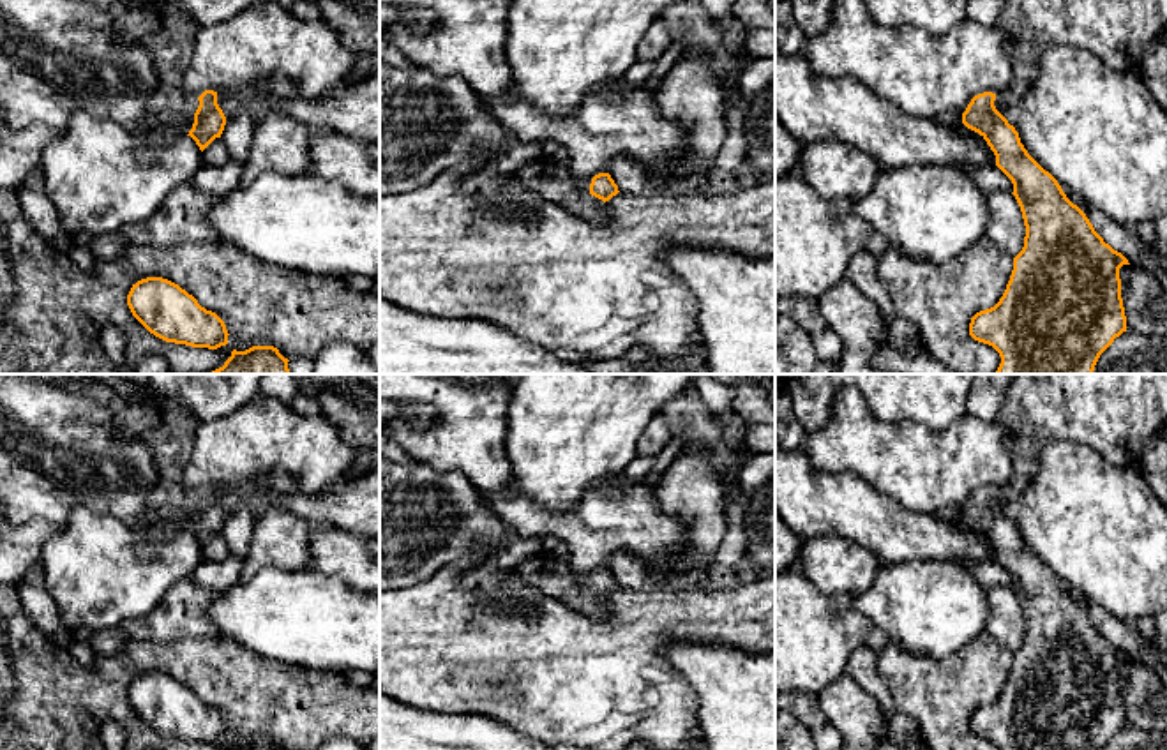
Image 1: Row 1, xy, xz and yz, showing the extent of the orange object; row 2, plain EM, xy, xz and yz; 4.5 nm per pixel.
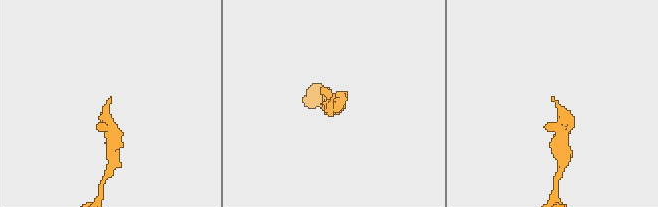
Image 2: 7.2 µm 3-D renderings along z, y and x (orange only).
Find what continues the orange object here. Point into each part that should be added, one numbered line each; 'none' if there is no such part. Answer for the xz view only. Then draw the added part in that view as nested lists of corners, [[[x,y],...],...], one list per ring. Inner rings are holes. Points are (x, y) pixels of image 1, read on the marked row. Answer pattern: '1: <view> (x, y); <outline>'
1: xz (553, 182); [[[540,159],[521,169],[519,176],[546,199],[560,203],[579,217],[590,221],[602,221],[606,217],[606,203],[583,192],[563,166]]]

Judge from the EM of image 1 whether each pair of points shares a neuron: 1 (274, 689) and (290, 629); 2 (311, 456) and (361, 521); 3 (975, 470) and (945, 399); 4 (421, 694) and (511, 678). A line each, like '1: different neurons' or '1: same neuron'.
1: different neurons
2: different neurons
3: different neurons
4: same neuron

